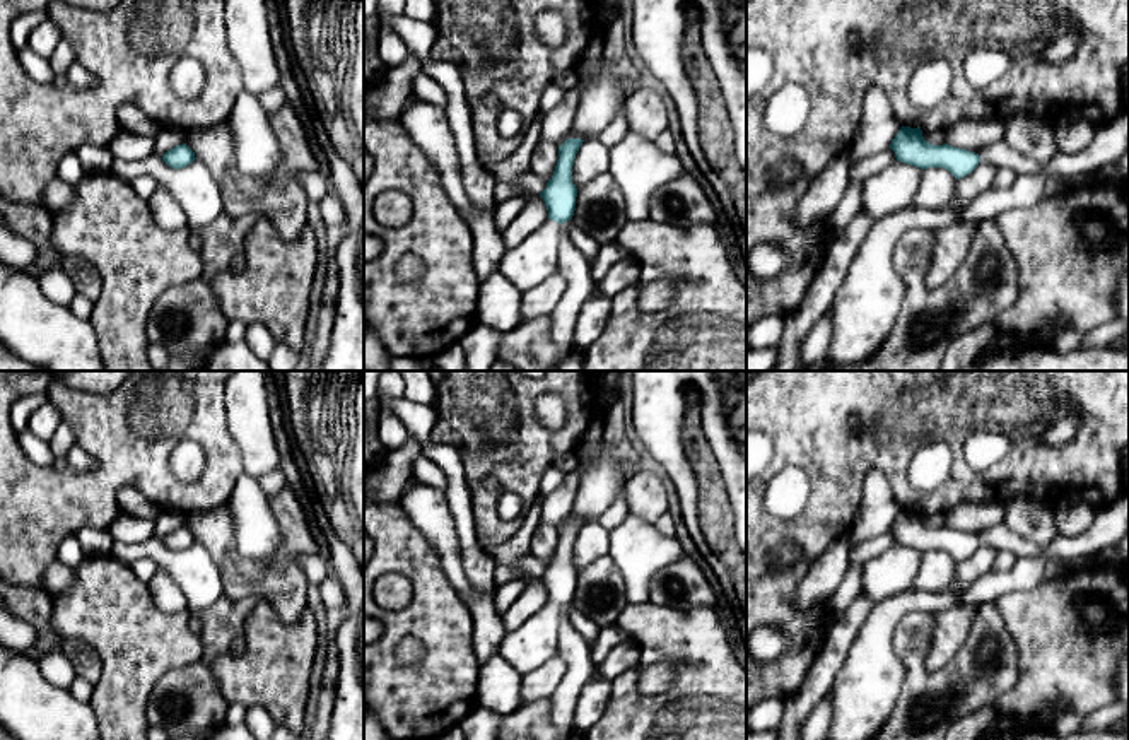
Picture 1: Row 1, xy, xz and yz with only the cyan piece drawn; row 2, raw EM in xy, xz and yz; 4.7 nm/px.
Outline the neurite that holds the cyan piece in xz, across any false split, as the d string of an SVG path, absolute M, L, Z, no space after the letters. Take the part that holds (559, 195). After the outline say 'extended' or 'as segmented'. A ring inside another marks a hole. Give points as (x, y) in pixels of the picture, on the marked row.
M567 138L559 147L553 176L540 193L548 210L548 220L519 246L506 251L500 260L499 273L523 294L559 270L559 231L576 210L577 188L572 183L572 166L582 142Z | extended

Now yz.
M902 126L890 144L897 161L927 169L945 167L956 179L970 174L980 162L980 156L948 144L933 145L924 140L921 126Z | as segmented

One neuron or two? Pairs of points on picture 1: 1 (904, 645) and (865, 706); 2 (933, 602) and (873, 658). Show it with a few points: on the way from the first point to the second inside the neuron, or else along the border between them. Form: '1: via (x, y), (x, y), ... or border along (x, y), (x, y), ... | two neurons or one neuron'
1: border along (902, 617), (897, 698) | two neurons
2: via (912, 602), (904, 602), (878, 628), (875, 638) | one neuron

